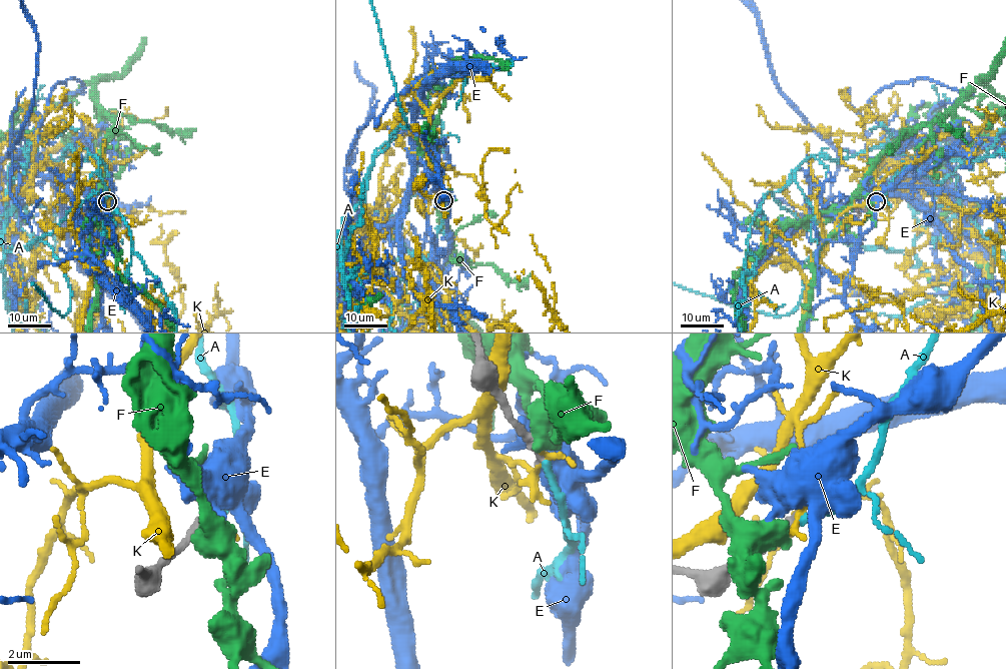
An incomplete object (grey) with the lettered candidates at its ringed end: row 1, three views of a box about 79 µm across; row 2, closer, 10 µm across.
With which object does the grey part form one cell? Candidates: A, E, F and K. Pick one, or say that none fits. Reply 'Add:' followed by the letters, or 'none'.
Add: A

